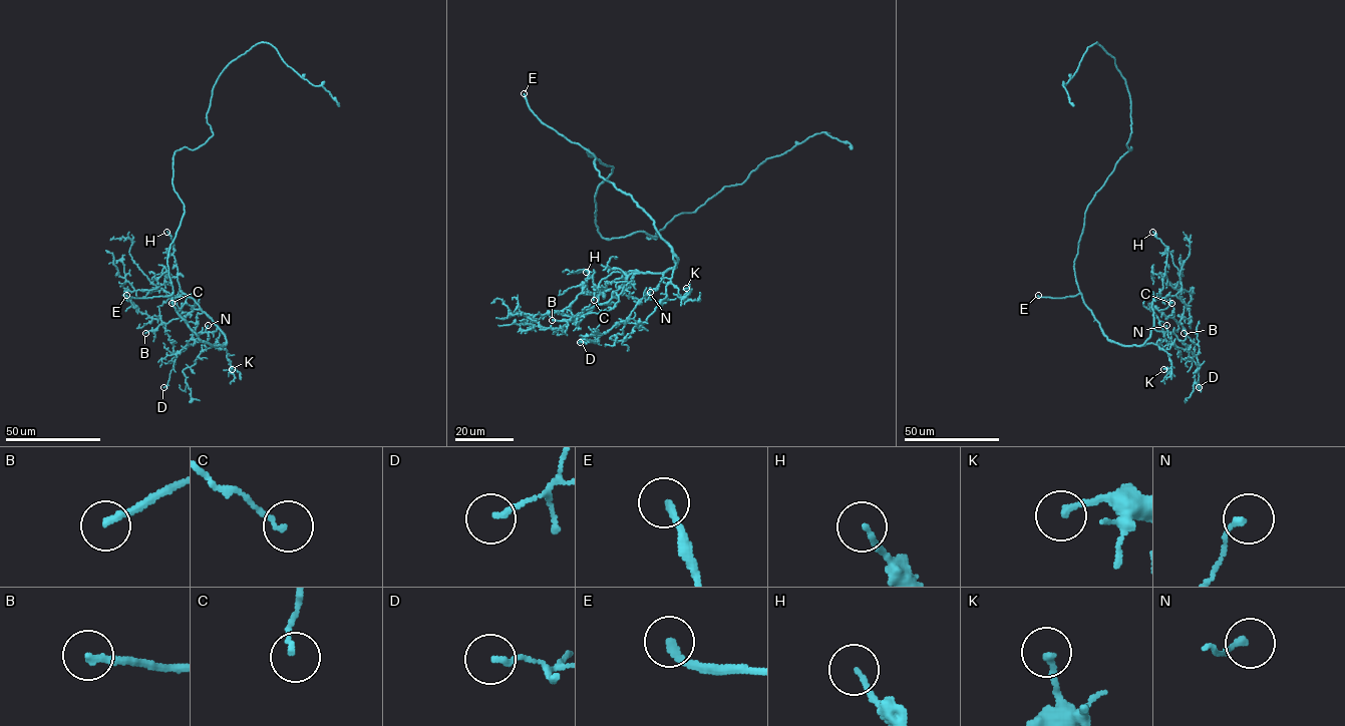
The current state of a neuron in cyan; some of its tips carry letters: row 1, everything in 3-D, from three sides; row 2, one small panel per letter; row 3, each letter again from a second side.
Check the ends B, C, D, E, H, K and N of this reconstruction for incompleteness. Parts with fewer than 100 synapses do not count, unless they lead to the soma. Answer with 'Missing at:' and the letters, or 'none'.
Missing at: B, E

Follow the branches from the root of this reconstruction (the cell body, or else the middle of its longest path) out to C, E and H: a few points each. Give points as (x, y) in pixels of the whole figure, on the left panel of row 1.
C: (180, 226), (166, 259), (173, 305), (200, 339), (226, 344), (224, 333), (193, 299), (177, 297), (172, 303)
E: (180, 226), (166, 259), (173, 293), (147, 298), (126, 295)
H: (180, 226), (166, 259), (173, 305), (200, 339), (224, 345), (224, 333), (180, 289), (174, 244), (166, 232)

